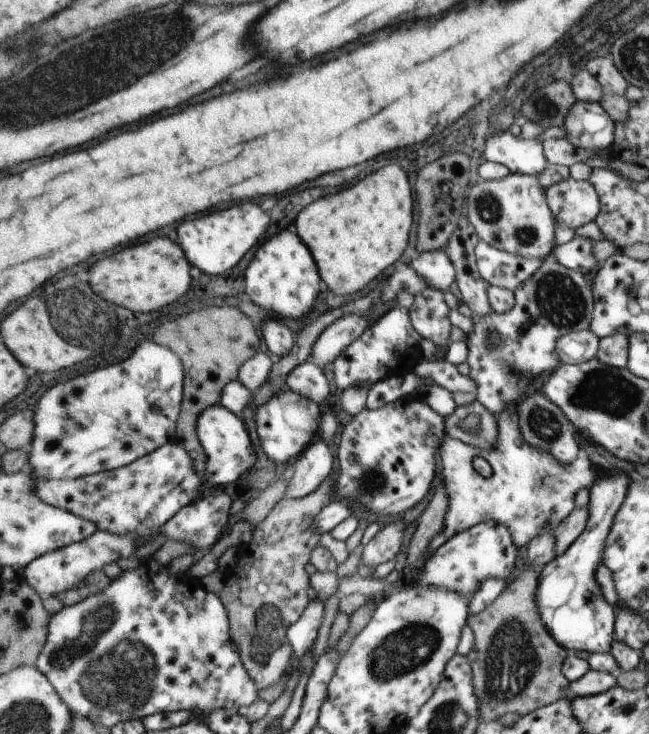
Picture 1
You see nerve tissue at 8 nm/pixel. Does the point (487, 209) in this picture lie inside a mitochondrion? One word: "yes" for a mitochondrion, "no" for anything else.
yes

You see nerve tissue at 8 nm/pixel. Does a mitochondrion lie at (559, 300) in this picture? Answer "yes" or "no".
yes

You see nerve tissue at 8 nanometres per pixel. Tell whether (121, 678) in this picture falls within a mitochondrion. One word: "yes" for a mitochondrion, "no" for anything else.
yes

